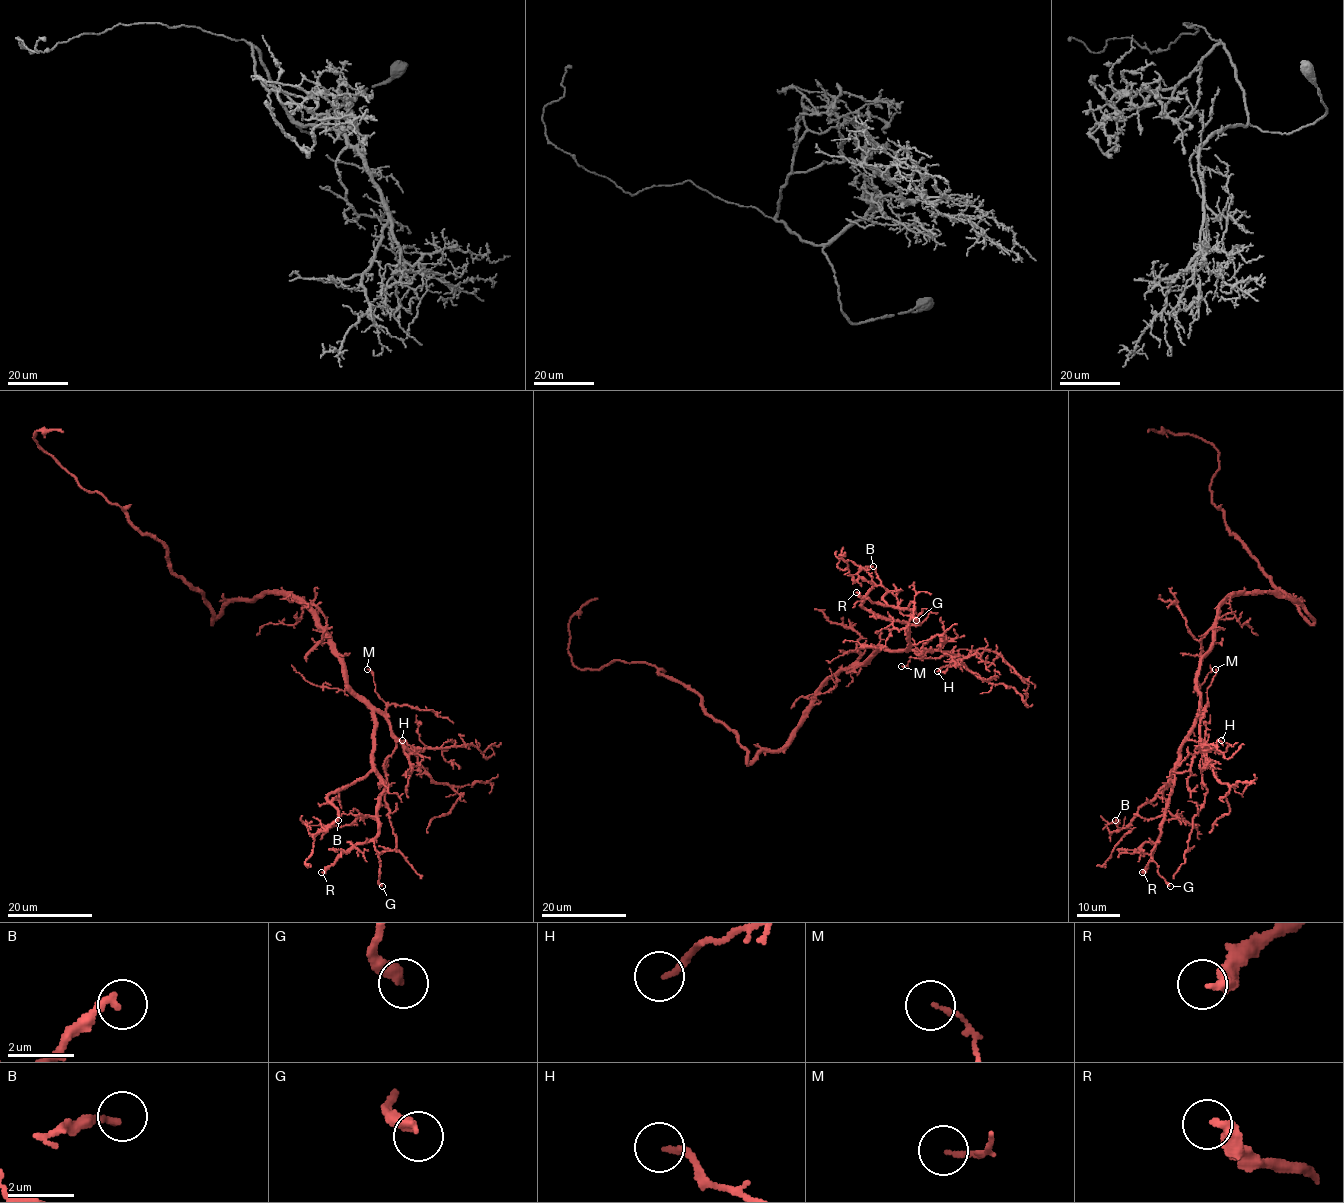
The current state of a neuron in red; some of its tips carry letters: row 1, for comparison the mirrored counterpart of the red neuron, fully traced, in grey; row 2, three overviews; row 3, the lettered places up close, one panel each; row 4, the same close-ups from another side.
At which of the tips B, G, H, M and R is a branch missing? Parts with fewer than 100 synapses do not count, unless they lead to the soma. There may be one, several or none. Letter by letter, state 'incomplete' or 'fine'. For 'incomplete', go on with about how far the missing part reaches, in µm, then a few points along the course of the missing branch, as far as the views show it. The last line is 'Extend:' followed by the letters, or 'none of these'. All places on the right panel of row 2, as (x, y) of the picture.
B: fine
G: fine
H: fine
M: fine
R: incomplete | 60 µm
Extend: R

